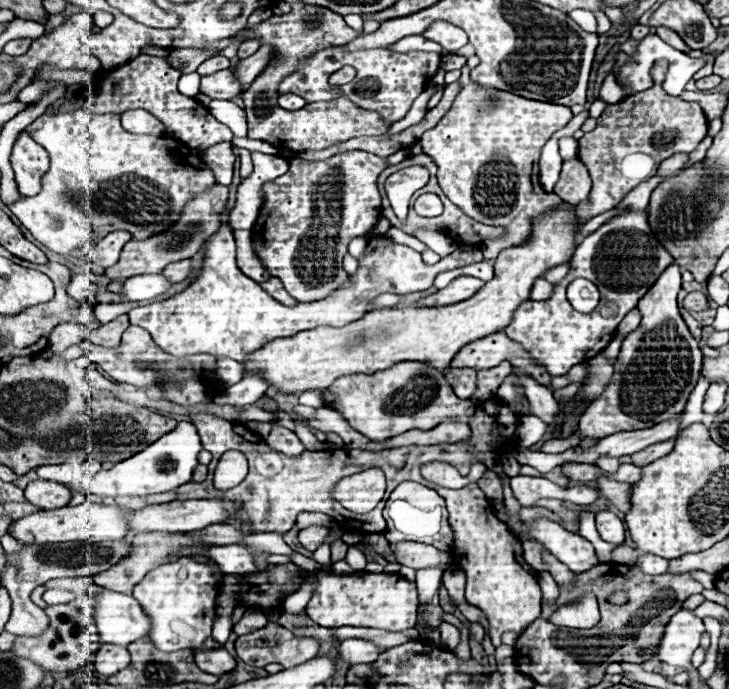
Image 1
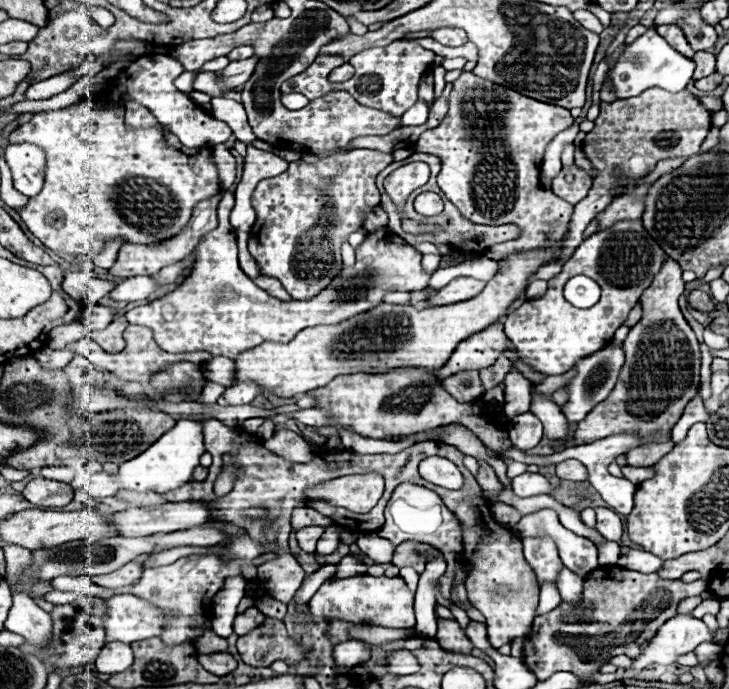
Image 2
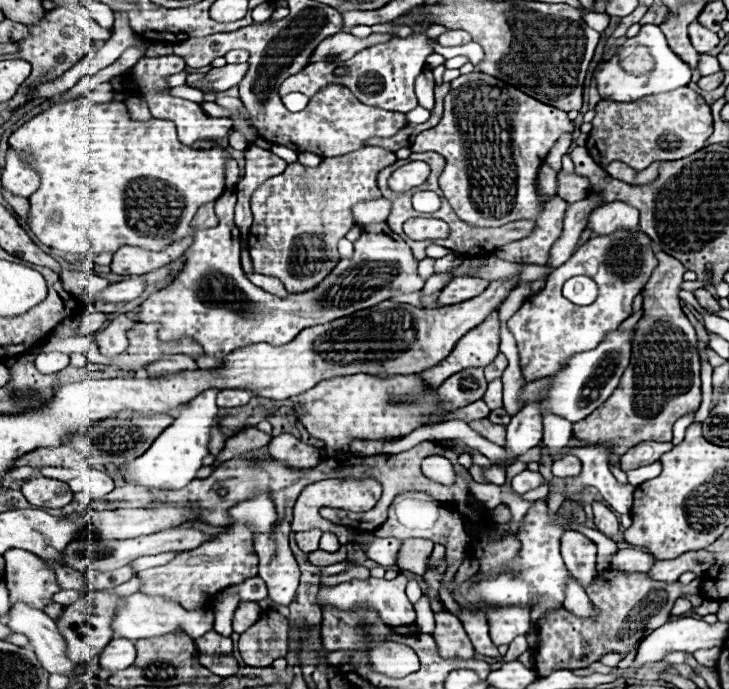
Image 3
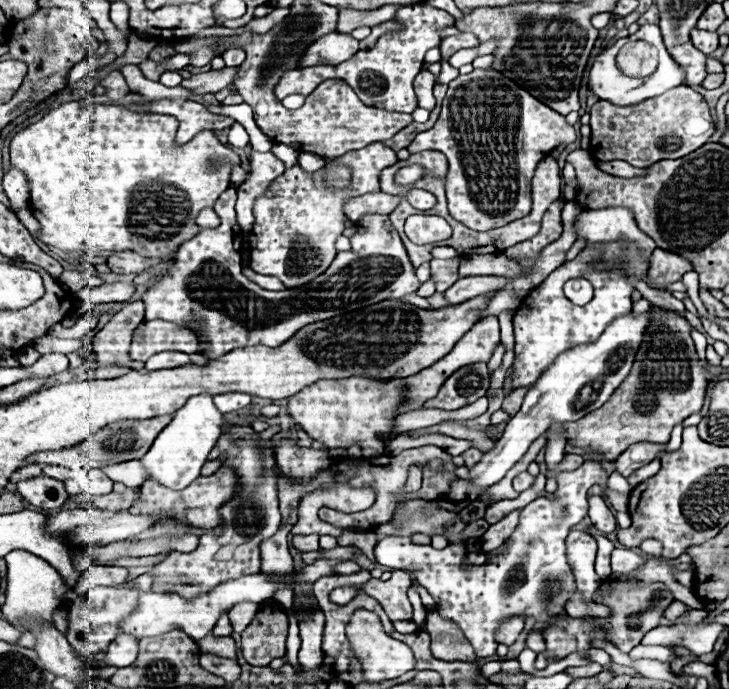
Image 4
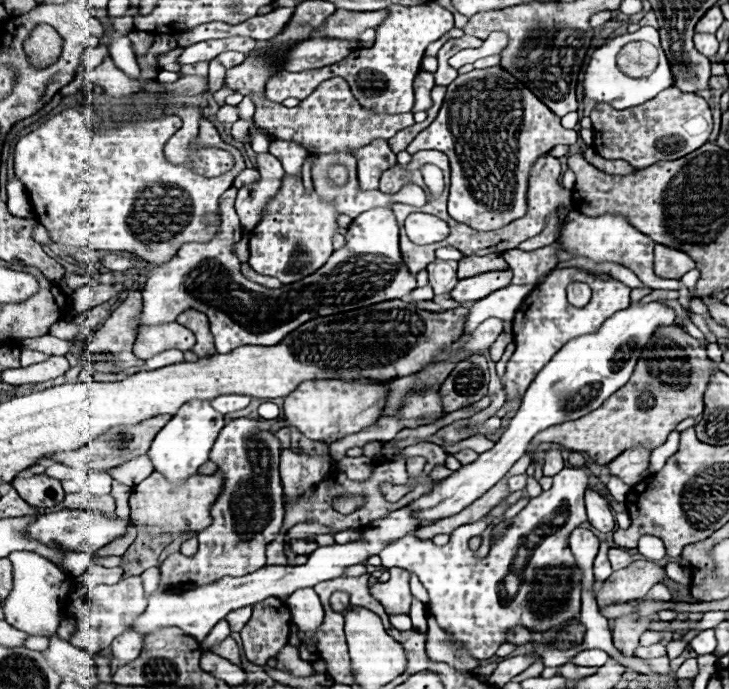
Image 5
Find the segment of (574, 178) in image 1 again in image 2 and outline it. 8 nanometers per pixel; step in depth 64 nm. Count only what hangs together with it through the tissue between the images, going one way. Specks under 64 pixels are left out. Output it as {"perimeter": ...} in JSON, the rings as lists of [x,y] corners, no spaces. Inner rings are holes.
{"perimeter":[[[578,166],[562,168],[562,172],[552,180],[552,192],[570,204],[586,198],[590,188],[592,188],[592,178]]]}

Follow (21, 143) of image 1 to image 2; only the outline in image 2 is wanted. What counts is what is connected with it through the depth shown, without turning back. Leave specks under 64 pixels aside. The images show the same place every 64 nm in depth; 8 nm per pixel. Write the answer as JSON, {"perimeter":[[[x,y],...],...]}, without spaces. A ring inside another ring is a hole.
{"perimeter":[[[14,144],[6,148],[4,156],[12,170],[14,188],[26,196],[38,194],[44,182],[44,152],[34,144]]]}

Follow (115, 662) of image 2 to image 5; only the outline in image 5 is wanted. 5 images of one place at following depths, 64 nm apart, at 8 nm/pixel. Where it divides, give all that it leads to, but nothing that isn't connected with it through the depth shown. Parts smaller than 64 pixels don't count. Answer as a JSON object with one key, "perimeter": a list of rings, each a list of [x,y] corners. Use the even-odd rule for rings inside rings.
{"perimeter":[[[128,630],[124,634],[120,634],[114,642],[112,642],[112,656],[118,658],[122,664],[136,660],[144,648],[144,636],[146,634],[138,634],[136,630]]]}

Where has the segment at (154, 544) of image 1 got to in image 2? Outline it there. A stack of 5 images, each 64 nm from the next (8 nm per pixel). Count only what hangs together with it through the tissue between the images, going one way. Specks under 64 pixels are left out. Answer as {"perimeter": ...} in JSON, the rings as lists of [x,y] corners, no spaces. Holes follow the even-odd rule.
{"perimeter":[[[132,560],[126,566],[122,566],[120,570],[114,570],[110,574],[102,574],[102,576],[94,576],[92,580],[104,588],[120,588],[120,586],[136,584],[140,580],[140,574],[142,574],[142,560]]]}

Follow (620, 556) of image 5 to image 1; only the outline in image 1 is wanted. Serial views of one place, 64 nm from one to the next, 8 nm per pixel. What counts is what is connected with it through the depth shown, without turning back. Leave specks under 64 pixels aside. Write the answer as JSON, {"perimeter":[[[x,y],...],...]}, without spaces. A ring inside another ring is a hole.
{"perimeter":[[[644,554],[644,556],[640,556],[640,558],[634,562],[634,566],[638,566],[644,574],[656,576],[656,574],[666,574],[666,570],[668,570],[668,560],[666,560],[666,558],[658,558],[658,556],[654,556],[654,554]]]}

